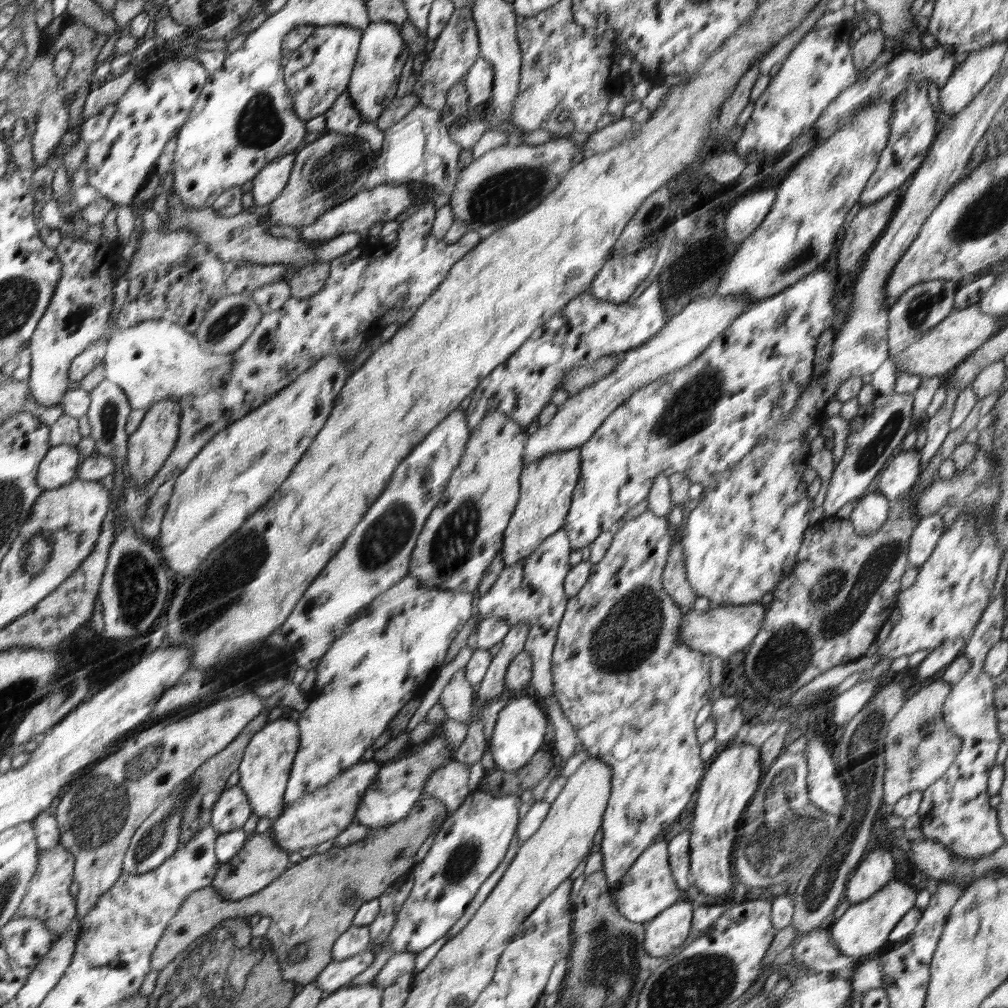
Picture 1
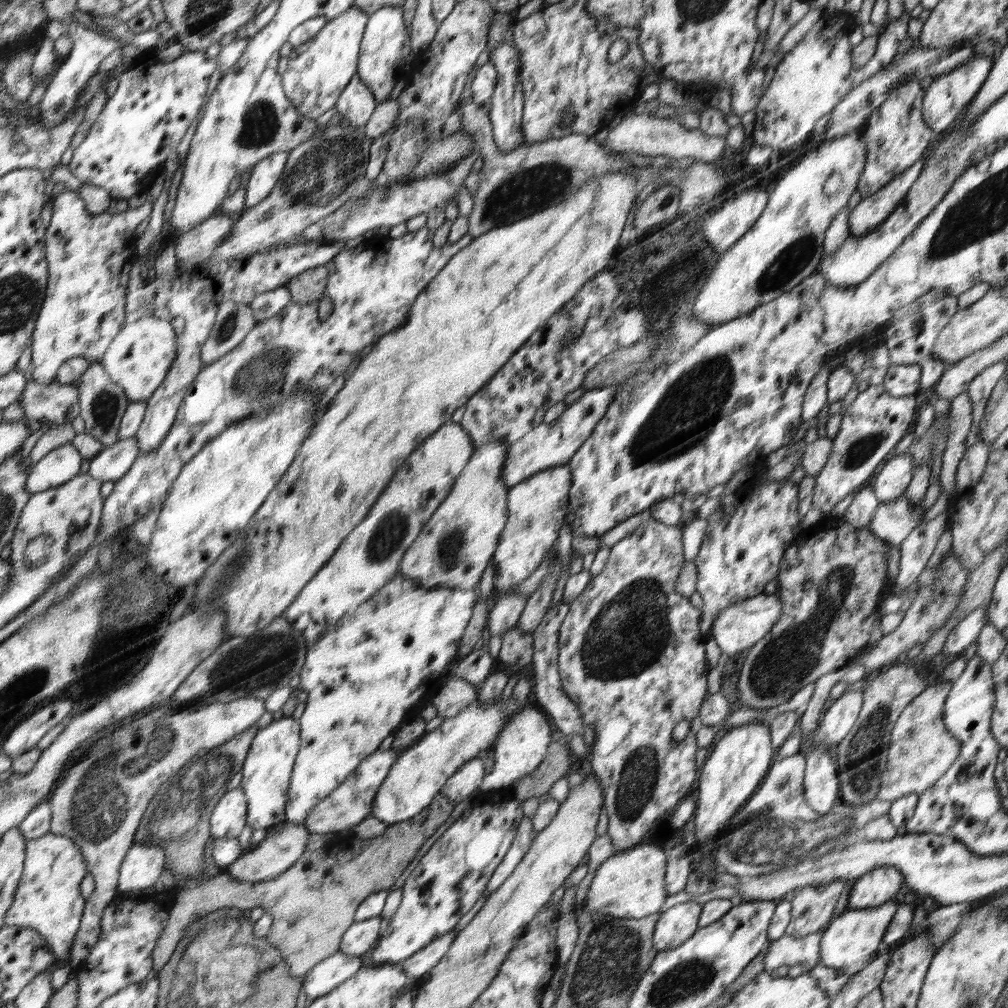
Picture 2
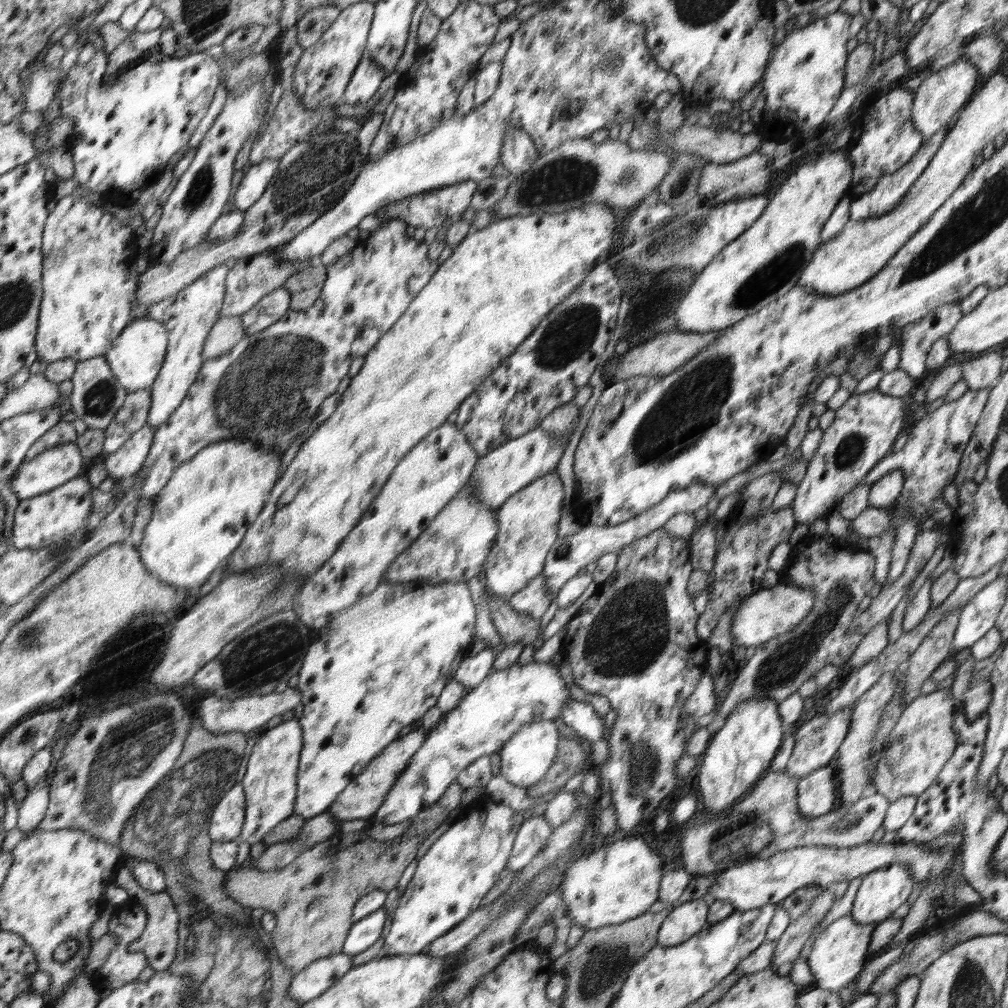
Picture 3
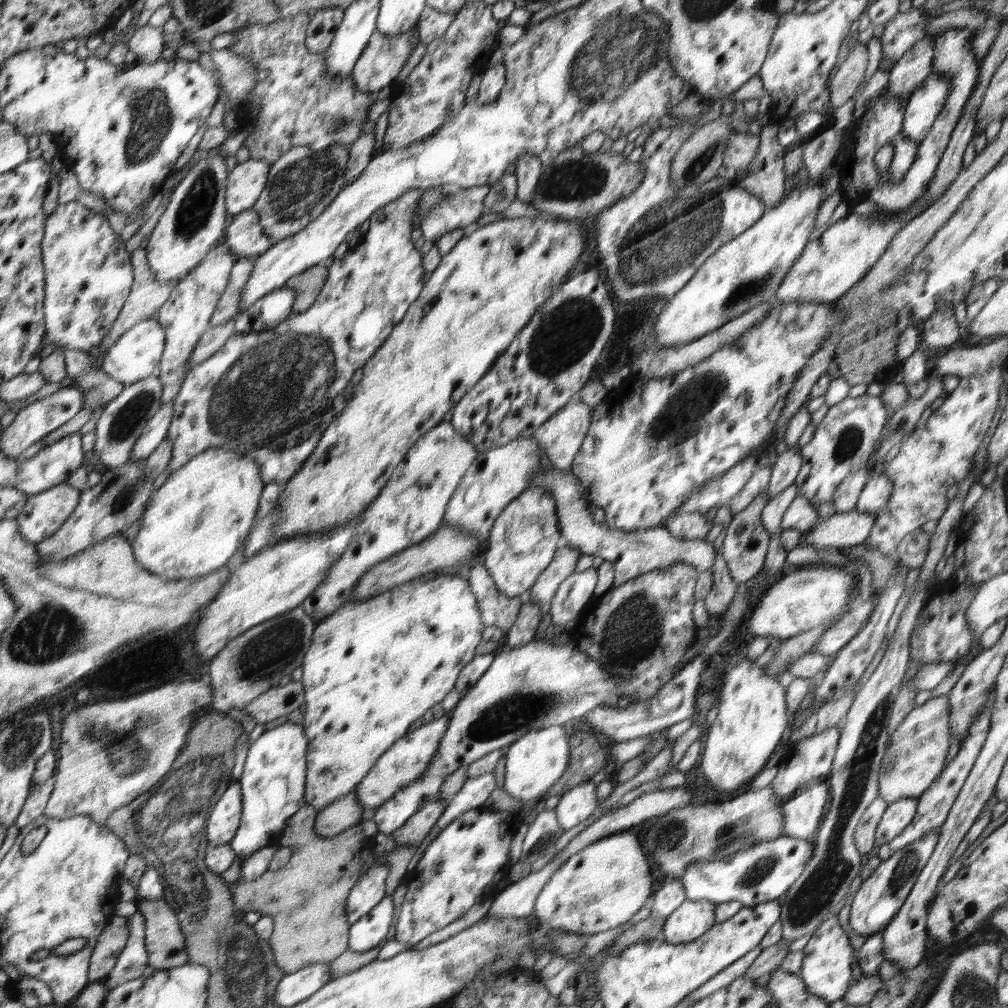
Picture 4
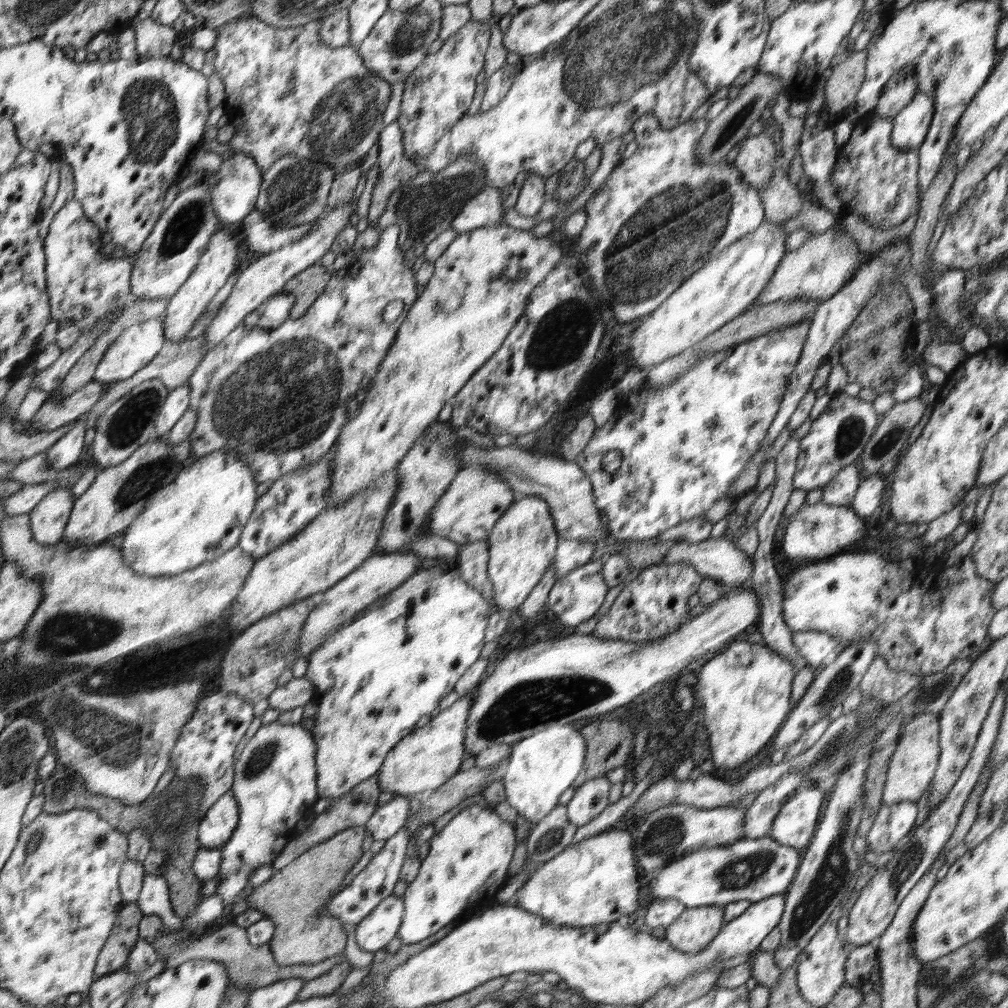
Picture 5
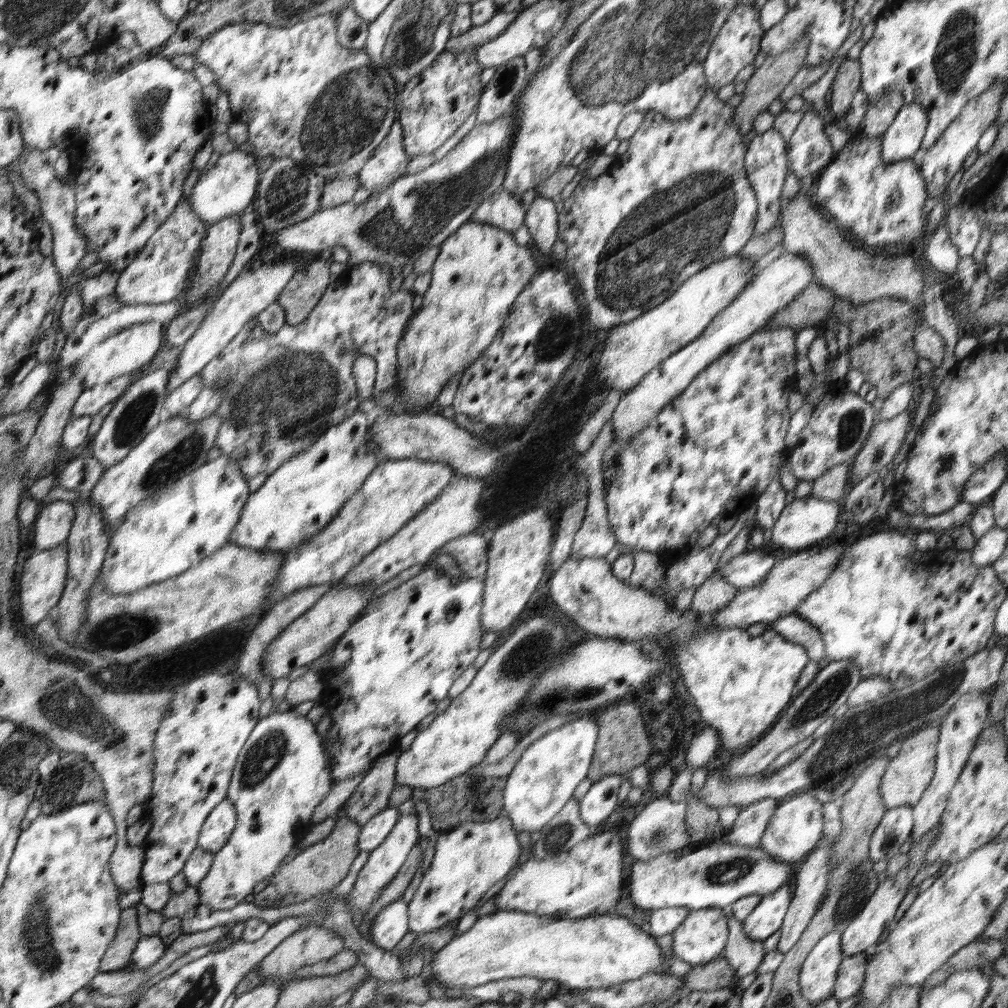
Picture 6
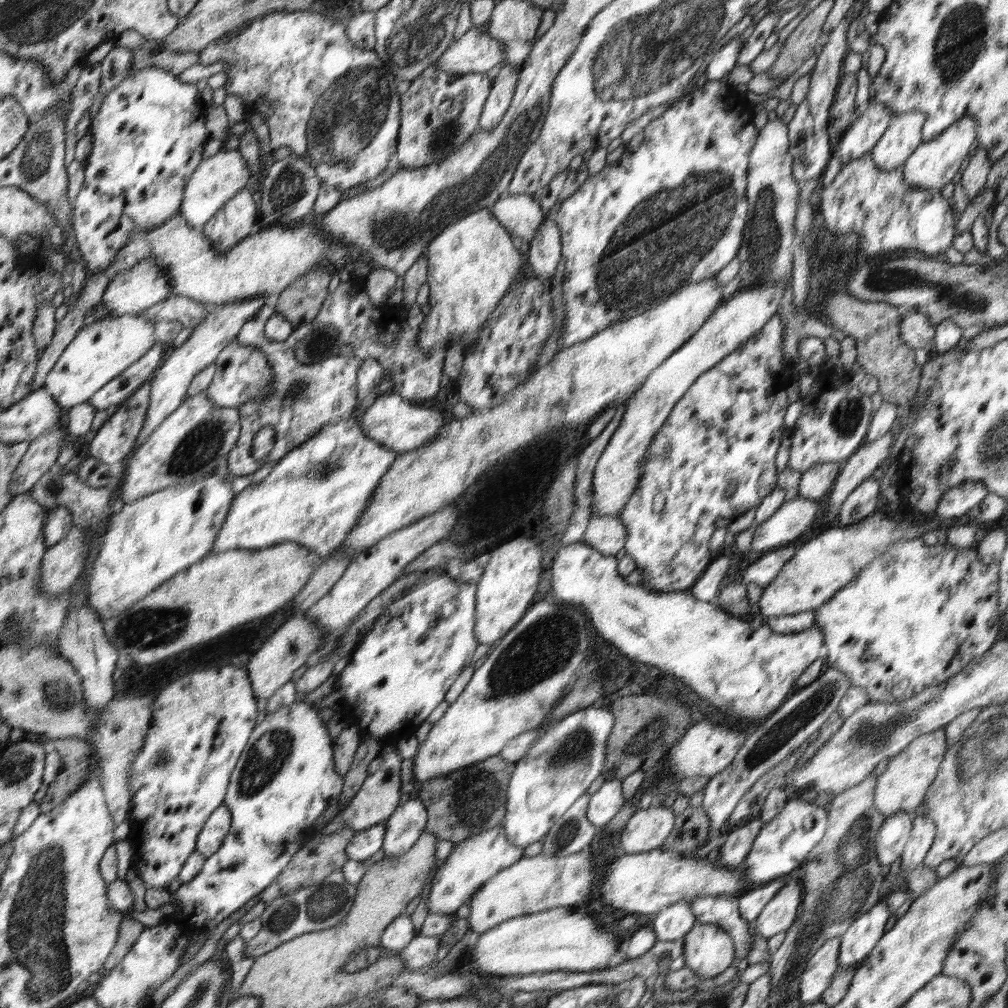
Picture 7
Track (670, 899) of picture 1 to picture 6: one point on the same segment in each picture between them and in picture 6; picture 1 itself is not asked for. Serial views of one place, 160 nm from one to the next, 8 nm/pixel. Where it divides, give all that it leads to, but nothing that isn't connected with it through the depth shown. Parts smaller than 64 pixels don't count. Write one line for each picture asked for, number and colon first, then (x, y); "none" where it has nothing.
2: (632, 884)
3: (620, 881)
4: (608, 882)
5: (592, 882)
6: (587, 881)

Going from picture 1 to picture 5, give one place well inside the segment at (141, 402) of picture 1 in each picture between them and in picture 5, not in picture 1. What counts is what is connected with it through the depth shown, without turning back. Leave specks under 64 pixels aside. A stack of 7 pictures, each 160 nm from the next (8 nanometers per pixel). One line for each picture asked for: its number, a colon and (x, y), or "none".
2: (139, 358)
3: (135, 360)
4: (135, 356)
5: (132, 351)

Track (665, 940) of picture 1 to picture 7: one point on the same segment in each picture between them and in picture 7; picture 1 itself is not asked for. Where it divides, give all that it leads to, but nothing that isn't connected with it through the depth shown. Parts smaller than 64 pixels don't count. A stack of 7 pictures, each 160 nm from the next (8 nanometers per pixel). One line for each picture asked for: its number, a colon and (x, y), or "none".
2: (679, 923)
3: (681, 923)
4: (693, 918)
5: (696, 928)
6: (701, 937)
7: (708, 950)

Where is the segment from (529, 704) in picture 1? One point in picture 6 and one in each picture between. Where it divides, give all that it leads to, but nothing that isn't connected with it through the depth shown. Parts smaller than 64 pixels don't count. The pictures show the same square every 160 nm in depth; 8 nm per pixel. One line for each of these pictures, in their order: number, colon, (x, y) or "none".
2: (521, 746)
3: (525, 758)
4: (534, 763)
5: (540, 768)
6: (543, 779)

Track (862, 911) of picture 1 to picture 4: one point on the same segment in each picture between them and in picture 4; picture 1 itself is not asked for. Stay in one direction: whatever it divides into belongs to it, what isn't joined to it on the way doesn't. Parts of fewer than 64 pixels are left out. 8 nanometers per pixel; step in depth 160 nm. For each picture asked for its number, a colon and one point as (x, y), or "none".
2: (851, 942)
3: (838, 954)
4: (828, 967)

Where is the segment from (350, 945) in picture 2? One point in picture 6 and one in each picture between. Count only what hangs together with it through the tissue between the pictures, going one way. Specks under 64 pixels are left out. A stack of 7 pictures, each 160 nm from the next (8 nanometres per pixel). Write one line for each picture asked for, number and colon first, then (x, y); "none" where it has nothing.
3: (365, 933)
4: (370, 930)
5: (382, 923)
6: (391, 925)

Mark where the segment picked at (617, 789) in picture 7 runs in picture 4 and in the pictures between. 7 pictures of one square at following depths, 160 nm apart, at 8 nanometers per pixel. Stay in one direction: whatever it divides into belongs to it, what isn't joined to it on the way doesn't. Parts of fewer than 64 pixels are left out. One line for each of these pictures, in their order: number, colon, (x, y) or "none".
4: (576, 805)
5: (590, 799)
6: (600, 801)

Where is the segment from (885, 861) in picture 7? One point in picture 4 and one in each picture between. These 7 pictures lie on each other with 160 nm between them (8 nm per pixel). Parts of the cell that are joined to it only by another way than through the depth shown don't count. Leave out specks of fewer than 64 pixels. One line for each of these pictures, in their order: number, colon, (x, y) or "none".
4: (898, 815)
5: (893, 822)
6: (896, 826)

